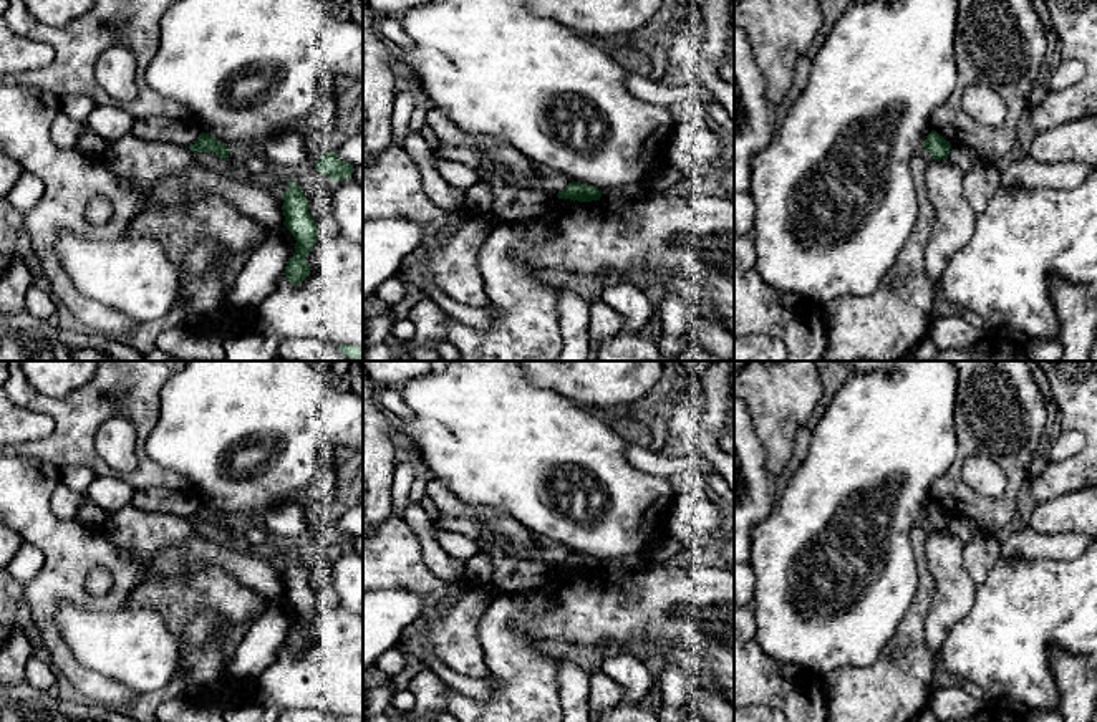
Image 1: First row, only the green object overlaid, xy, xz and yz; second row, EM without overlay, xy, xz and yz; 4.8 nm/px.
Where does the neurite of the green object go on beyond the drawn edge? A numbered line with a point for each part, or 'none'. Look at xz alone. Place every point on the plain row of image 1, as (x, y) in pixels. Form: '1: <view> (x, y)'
none

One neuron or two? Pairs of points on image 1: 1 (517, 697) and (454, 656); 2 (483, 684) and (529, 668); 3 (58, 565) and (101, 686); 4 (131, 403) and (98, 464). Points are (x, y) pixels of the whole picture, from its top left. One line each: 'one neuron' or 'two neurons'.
1: two neurons
2: two neurons
3: one neuron
4: one neuron

